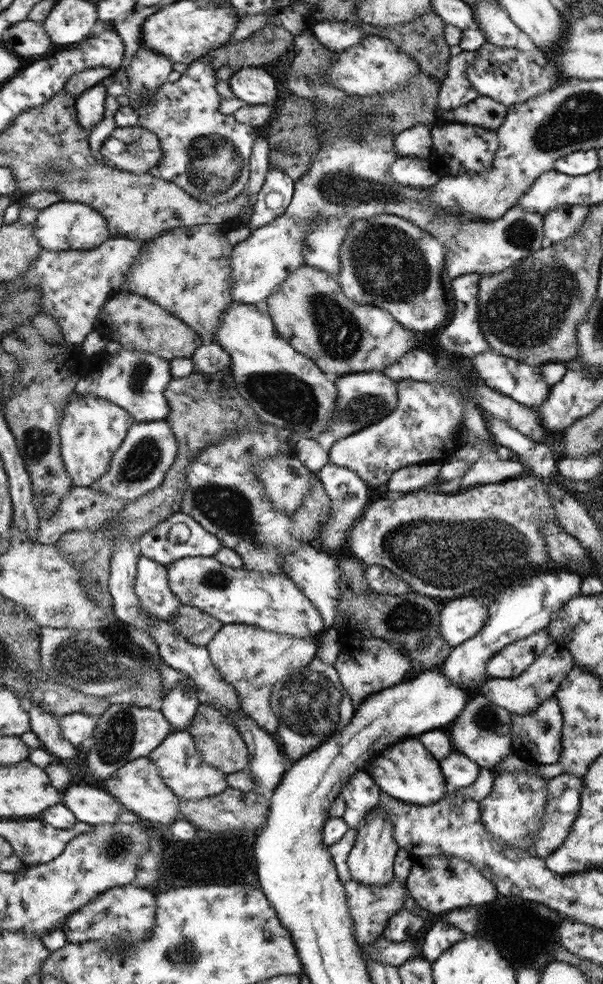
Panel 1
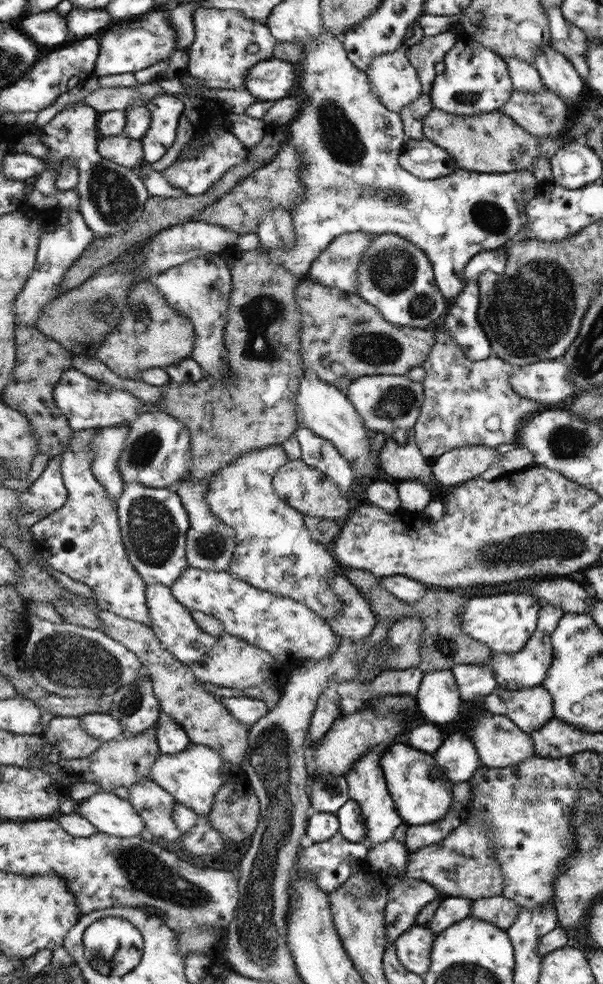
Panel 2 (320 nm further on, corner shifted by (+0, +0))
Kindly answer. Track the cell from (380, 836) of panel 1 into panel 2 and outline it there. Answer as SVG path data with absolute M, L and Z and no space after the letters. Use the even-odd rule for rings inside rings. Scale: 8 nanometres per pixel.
M387 744L376 745L366 755L362 756L362 759L345 776L349 798L359 801L363 811L367 825L366 844L386 843L387 840L394 838L395 831L403 823L403 817L399 815L395 801L387 788L386 777L382 769L382 756L387 747Z

